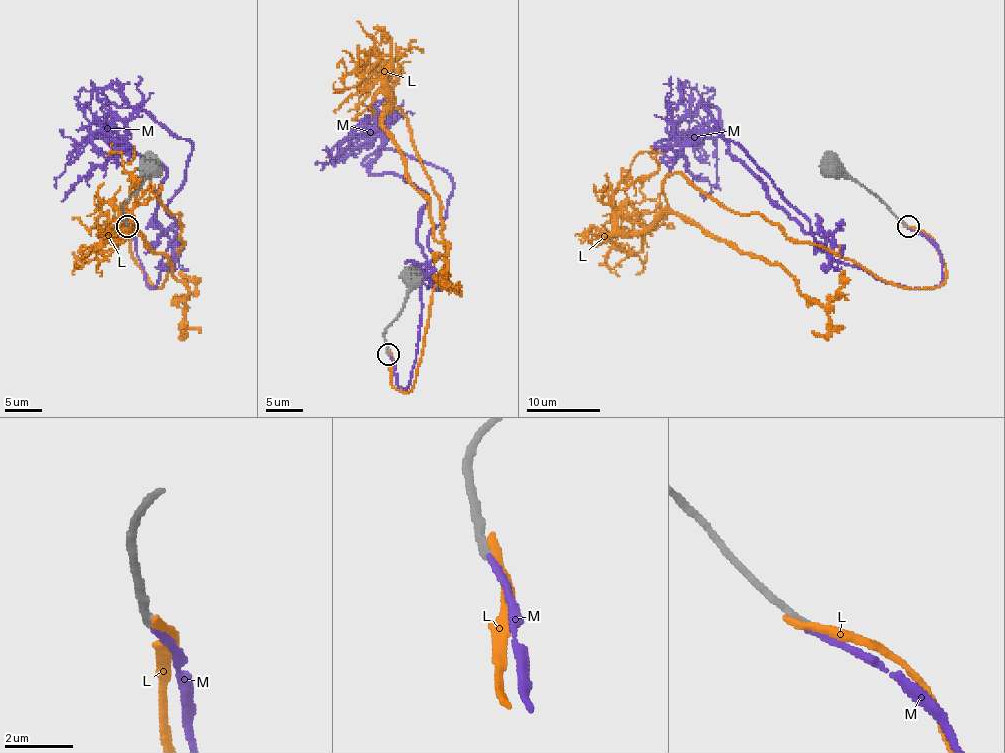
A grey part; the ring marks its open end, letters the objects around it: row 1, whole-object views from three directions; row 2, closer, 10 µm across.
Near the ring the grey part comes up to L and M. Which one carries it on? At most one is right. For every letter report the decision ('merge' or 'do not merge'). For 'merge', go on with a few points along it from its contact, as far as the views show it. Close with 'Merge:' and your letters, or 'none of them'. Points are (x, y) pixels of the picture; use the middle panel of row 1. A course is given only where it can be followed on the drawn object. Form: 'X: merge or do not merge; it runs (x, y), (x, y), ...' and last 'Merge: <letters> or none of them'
L: do not merge
M: do not merge
Merge: none of them

